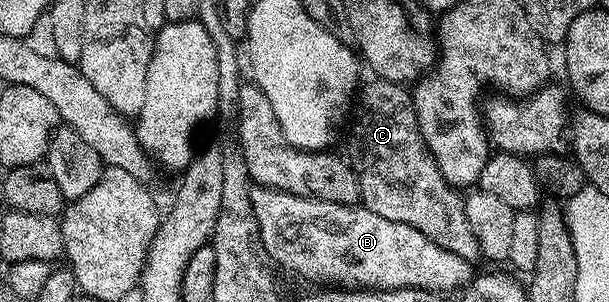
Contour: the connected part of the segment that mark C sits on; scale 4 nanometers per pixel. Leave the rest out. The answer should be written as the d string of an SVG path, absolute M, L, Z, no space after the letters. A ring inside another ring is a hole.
M370 78L356 92L350 128L348 163L358 183L361 207L420 230L424 238L474 262L480 253L468 226L463 193L440 174L418 129L413 95L403 85ZM354 120L354 125L353 124Z

